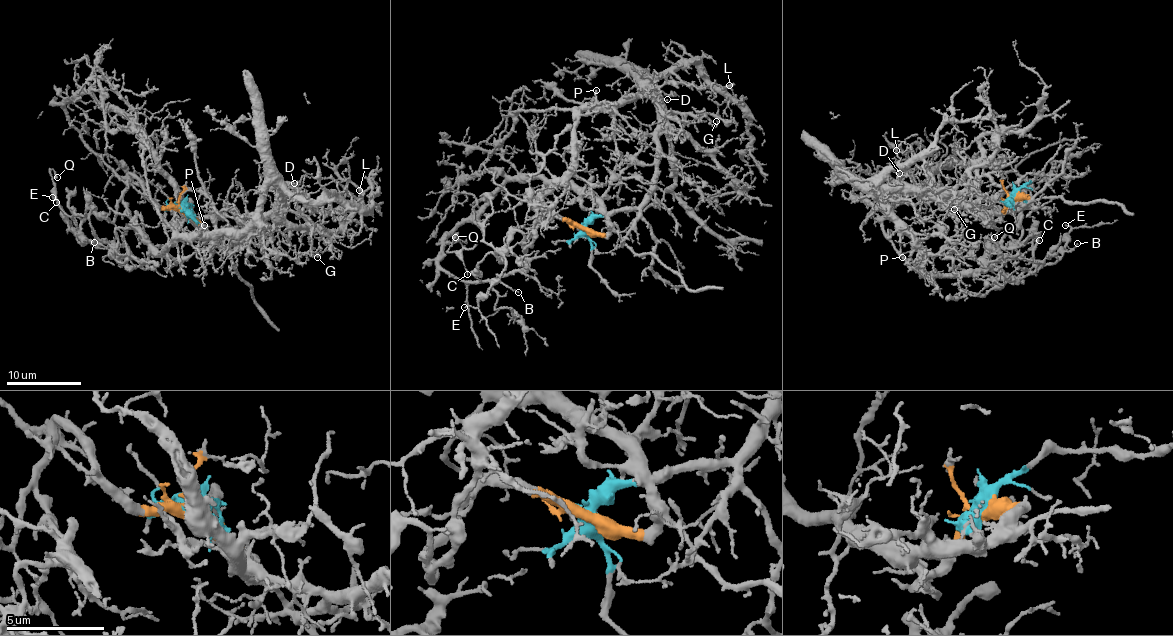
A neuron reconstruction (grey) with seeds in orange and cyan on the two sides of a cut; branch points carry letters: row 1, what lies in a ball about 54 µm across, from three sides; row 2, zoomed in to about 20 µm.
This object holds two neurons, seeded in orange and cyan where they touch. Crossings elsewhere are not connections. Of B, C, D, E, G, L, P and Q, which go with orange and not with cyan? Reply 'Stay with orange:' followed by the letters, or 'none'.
Stay with orange: B, C, E, Q

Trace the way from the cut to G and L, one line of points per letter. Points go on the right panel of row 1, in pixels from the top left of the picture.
G: (1013, 198), (1015, 207), (964, 203), (933, 199), (923, 193), (926, 187), (959, 206), (954, 208)
L: (1013, 198), (1015, 207), (1014, 203), (876, 192), (880, 181), (913, 155), (910, 149), (896, 150)

